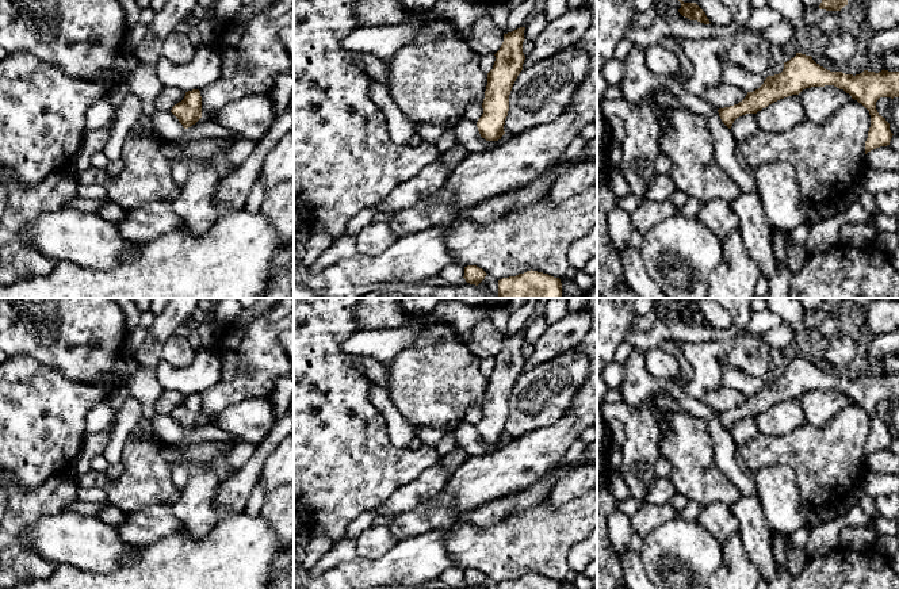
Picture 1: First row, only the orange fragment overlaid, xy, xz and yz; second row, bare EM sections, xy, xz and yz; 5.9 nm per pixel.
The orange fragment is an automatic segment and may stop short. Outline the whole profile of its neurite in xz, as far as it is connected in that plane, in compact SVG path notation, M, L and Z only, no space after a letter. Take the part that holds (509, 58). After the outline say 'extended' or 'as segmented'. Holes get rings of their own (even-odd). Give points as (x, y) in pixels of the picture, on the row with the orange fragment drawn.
M520 27L504 34L504 42L494 54L493 69L487 73L487 85L482 103L483 114L477 122L478 131L486 141L498 141L505 134L504 125L509 111L512 87L523 70L524 30Z; as segmented

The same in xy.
M199 89L185 92L181 102L175 104L171 112L179 119L184 129L191 127L202 118L202 96Z; as segmented

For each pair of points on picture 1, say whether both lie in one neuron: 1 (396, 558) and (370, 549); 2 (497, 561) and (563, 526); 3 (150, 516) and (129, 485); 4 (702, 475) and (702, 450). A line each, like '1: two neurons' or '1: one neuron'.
1: two neurons
2: one neuron
3: two neurons
4: one neuron

